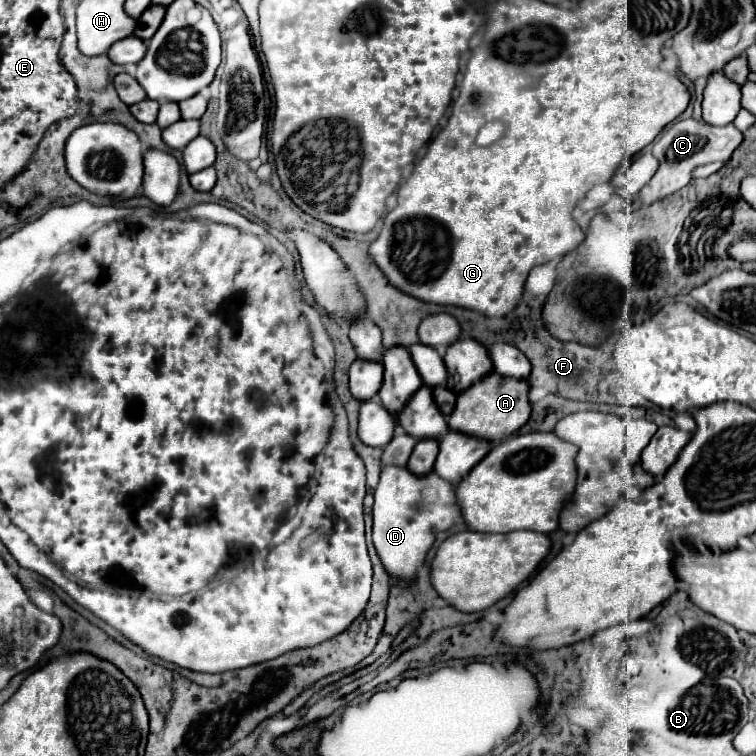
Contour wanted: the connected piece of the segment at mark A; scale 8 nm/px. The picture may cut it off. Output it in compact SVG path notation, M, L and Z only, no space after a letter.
M491 373L457 397L457 405L449 415L449 429L459 431L463 435L479 437L483 441L497 443L527 423L531 415L527 393L529 383L525 379L519 381L511 377L501 377L499 373Z

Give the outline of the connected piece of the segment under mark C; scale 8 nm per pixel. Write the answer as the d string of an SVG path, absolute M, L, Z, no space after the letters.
M677 119L653 143L653 155L661 161L661 165L659 165L657 173L651 177L651 181L641 189L639 201L643 205L651 205L651 203L683 189L691 181L693 167L713 163L713 161L727 161L731 157L731 153L735 151L735 147L741 143L741 139L743 139L743 133L737 131L733 123L729 123L725 127L713 127L713 125L693 121L693 119Z

